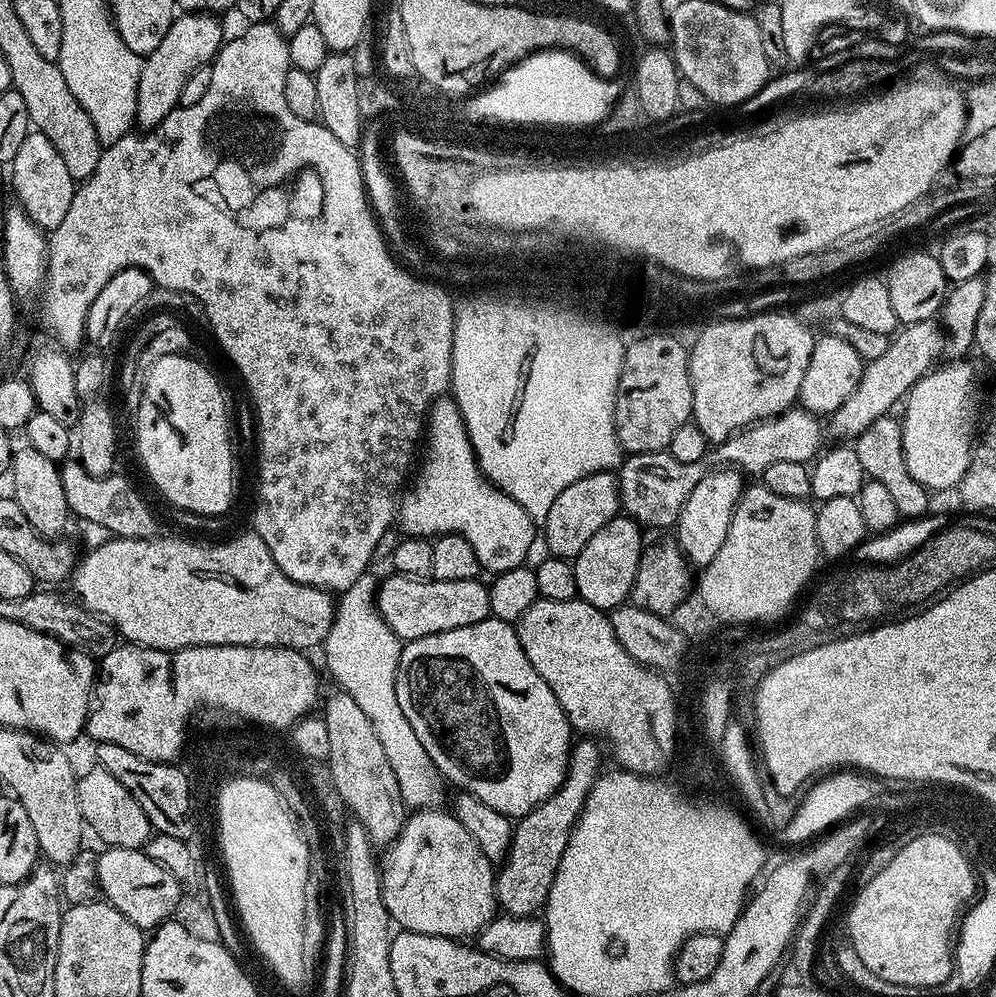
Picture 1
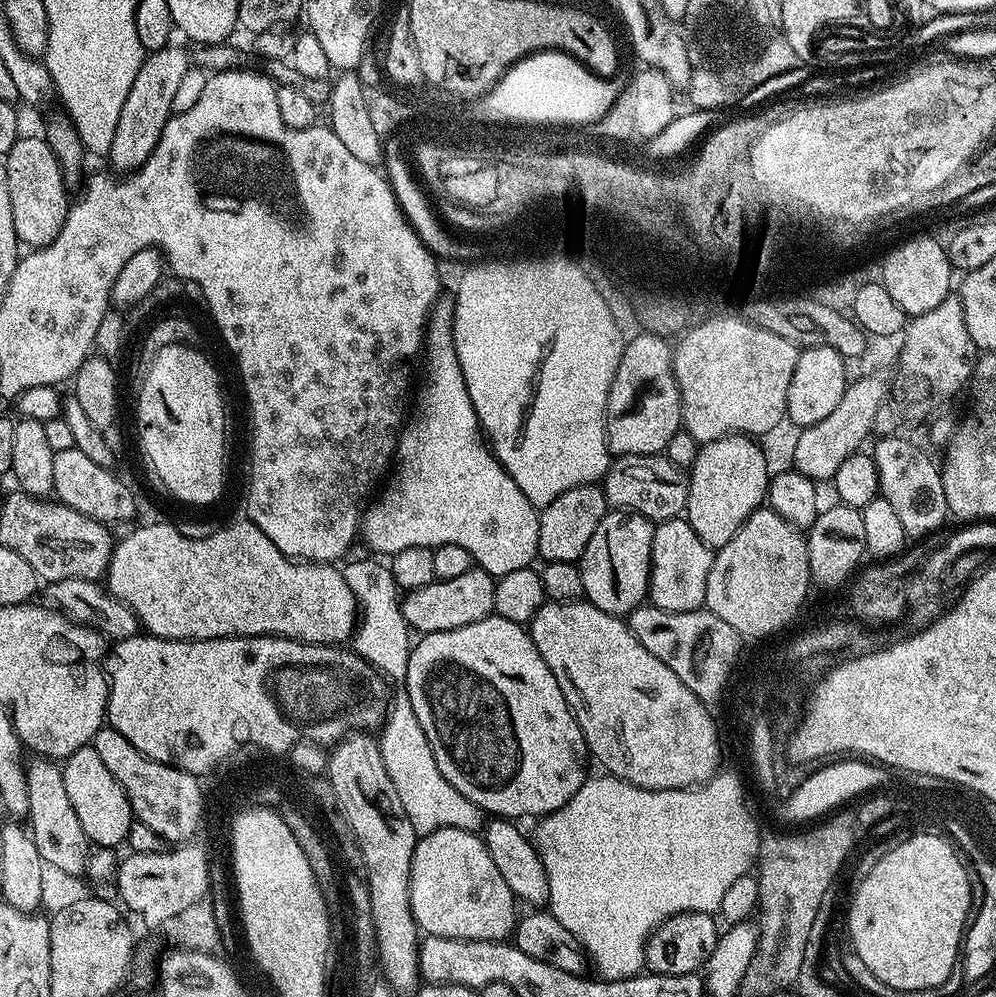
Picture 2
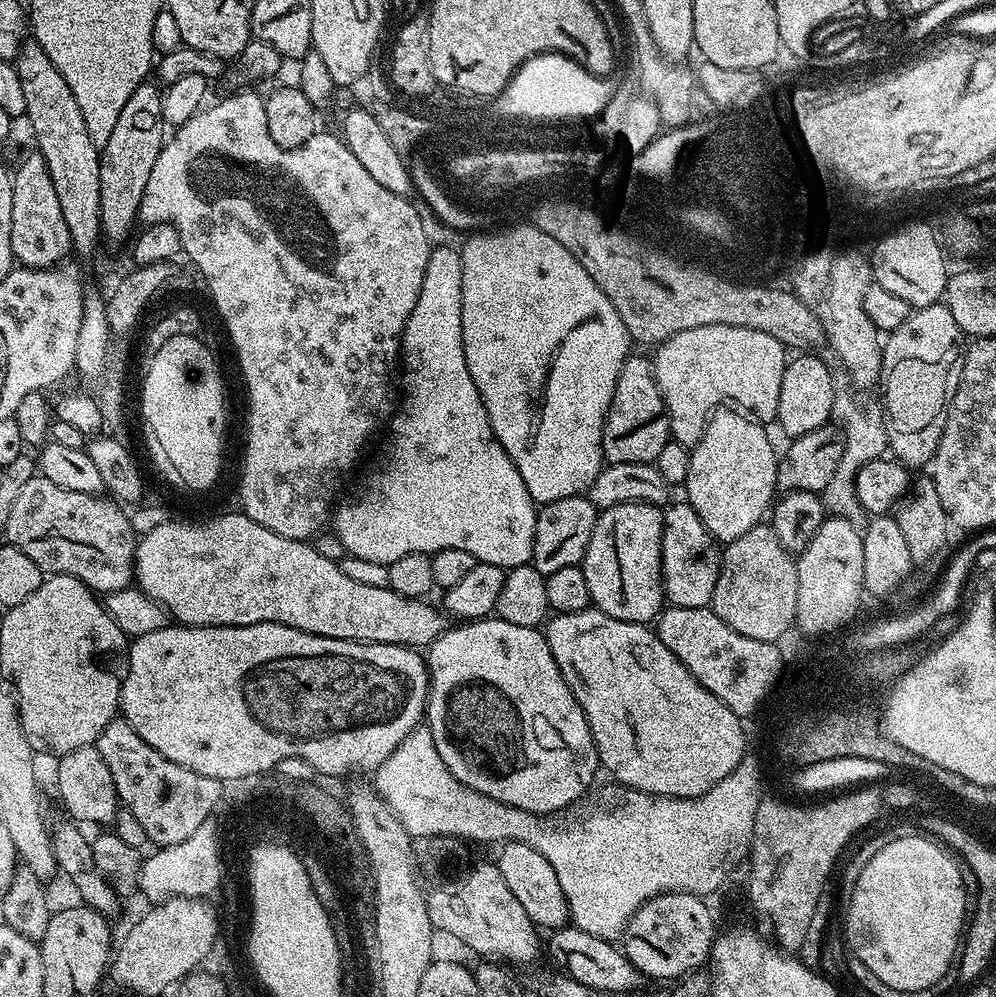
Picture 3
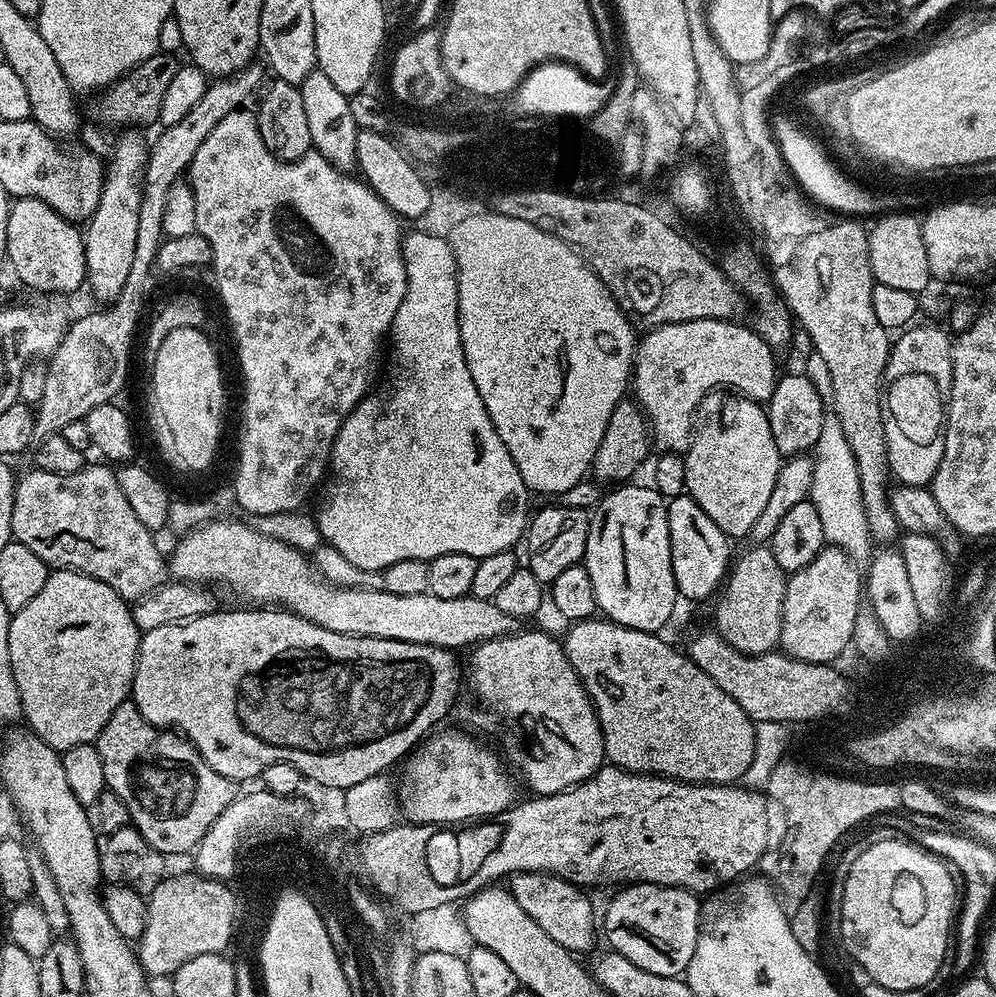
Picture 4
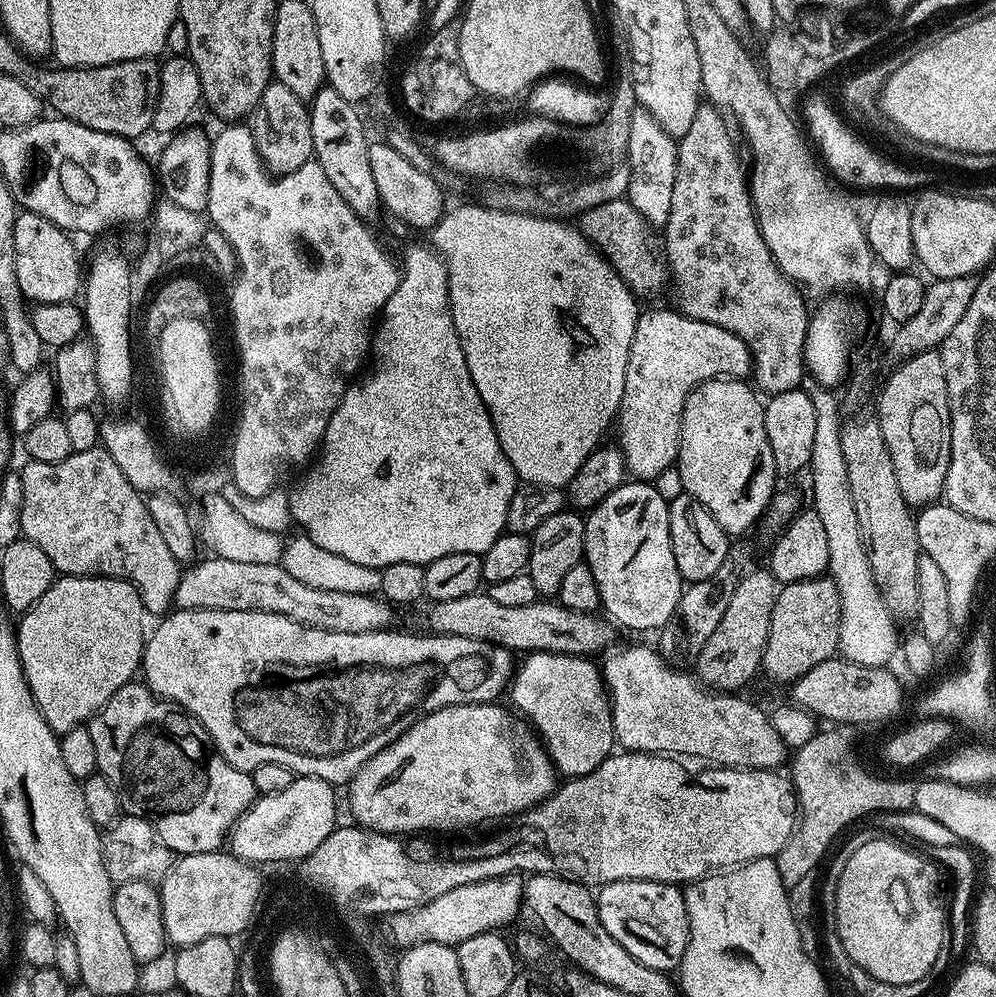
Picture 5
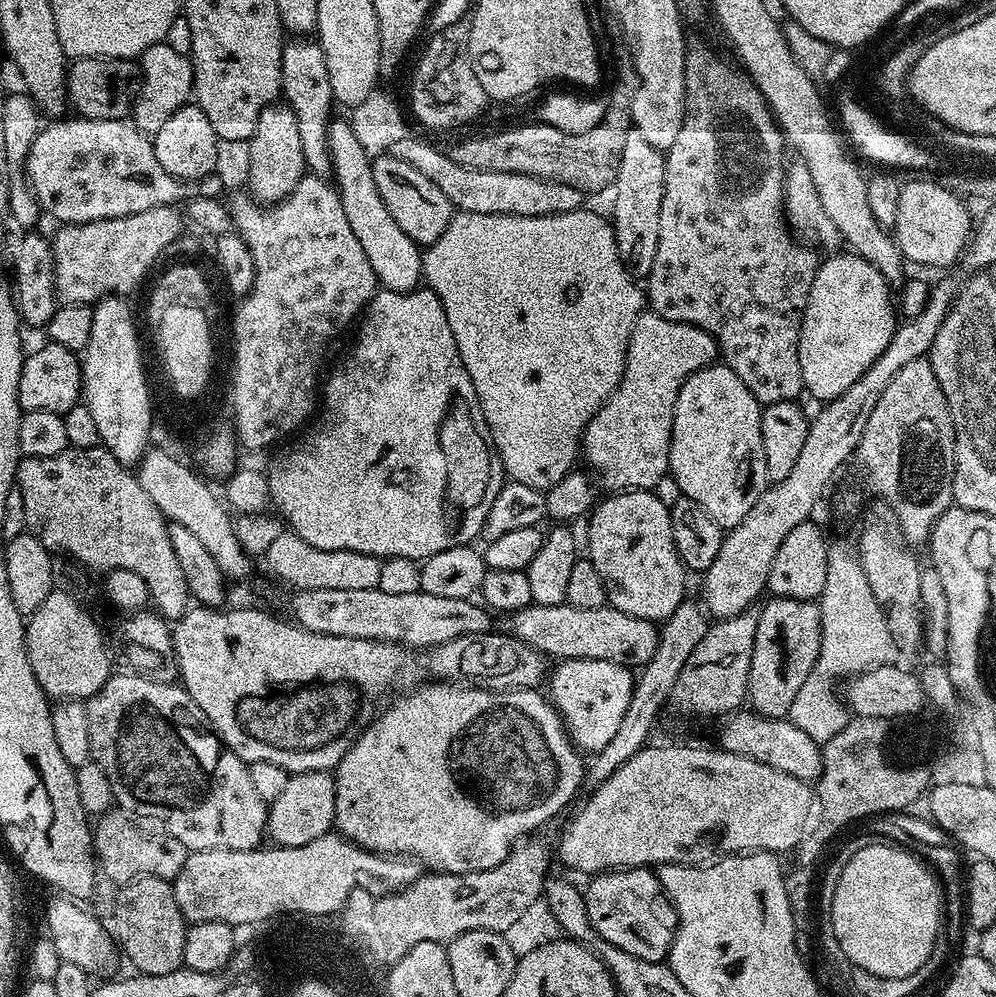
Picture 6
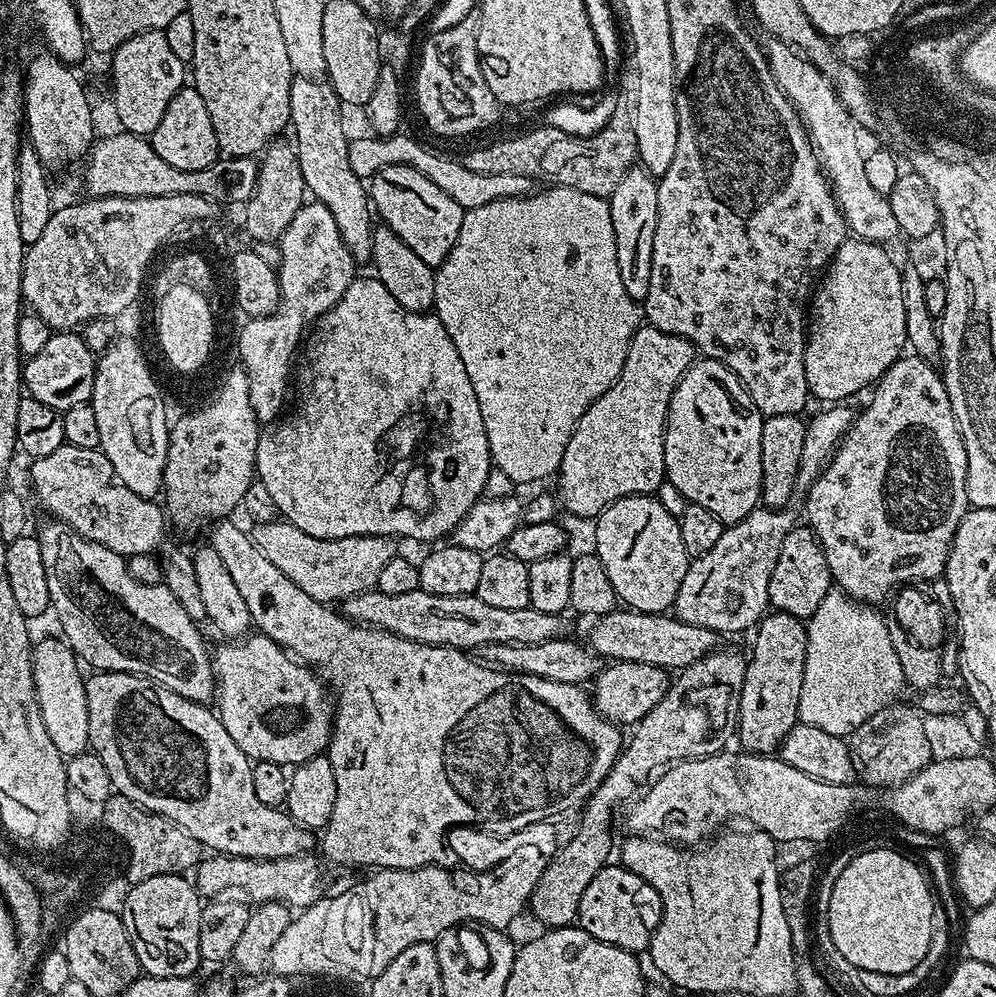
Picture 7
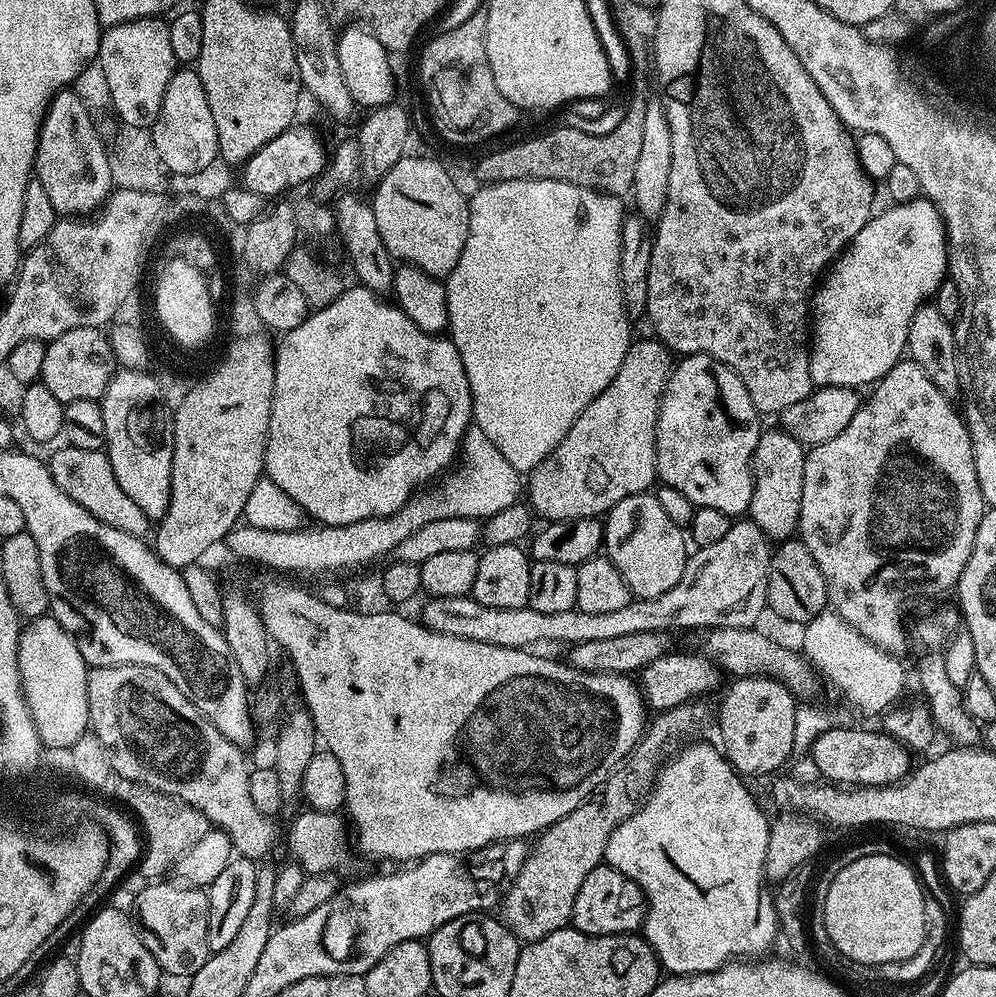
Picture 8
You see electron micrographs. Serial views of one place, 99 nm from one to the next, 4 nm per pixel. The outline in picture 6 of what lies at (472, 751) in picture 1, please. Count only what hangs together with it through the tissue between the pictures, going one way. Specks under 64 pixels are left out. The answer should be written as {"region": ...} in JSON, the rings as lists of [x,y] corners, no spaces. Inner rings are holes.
{"region":[[[562,660],[551,669],[546,692],[577,749],[595,754],[617,733],[630,706],[634,685],[632,672],[627,664],[605,660]]]}

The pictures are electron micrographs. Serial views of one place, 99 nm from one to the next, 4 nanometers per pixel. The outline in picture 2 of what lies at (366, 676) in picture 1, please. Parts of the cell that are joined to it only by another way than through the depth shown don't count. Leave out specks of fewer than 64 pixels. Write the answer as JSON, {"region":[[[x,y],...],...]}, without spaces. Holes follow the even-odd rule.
{"region":[[[376,560],[347,561],[342,568],[346,584],[359,602],[358,623],[350,641],[350,648],[381,673],[400,674],[408,666],[413,641],[408,640],[410,629],[400,612],[400,589],[394,582],[392,569],[387,563]],[[400,694],[397,700],[391,701],[388,715],[384,717],[378,732],[378,743],[386,774],[390,774],[390,782],[394,782],[394,791],[402,802],[402,810],[406,810],[406,818],[410,818],[416,833],[427,834],[439,828],[457,828],[475,833],[481,831],[480,807],[470,802],[470,798],[458,794],[458,790],[446,782],[442,770],[438,770],[430,742],[426,742],[426,734],[422,734],[422,726],[418,726],[418,718],[407,695]]]}

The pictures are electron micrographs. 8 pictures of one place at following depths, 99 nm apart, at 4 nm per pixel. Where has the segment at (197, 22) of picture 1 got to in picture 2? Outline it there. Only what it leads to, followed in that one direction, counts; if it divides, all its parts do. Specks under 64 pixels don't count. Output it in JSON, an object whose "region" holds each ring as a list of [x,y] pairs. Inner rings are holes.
{"region":[[[176,42],[169,43],[167,48],[145,55],[138,75],[134,77],[134,86],[130,86],[130,94],[126,94],[122,115],[118,118],[117,128],[114,129],[114,142],[110,142],[110,150],[106,157],[107,163],[112,163],[111,167],[117,173],[131,174],[135,172],[136,169],[143,166],[146,158],[150,158],[150,154],[154,154],[154,146],[158,146],[158,138],[162,138],[162,130],[166,126],[166,122],[174,115],[172,111],[174,94],[178,90],[178,85],[182,83],[182,74],[186,74],[188,67],[190,67],[189,49],[179,48]]]}

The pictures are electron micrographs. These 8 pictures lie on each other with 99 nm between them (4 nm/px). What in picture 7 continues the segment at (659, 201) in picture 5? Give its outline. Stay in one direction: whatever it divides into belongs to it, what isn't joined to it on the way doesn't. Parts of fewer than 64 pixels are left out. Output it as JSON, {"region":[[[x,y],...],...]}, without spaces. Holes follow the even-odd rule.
{"region":[[[634,166],[618,182],[612,196],[607,197],[610,206],[610,222],[614,222],[614,250],[618,250],[618,275],[622,278],[622,286],[626,294],[637,302],[646,298],[646,290],[650,290],[650,258],[654,254],[654,226],[658,226],[658,180],[642,166]]]}

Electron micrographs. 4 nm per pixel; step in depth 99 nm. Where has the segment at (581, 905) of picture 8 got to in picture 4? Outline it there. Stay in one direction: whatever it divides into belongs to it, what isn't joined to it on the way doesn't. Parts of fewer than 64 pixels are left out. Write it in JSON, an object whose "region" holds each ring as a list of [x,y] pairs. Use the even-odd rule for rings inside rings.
{"region":[[[632,882],[620,889],[621,892],[609,902],[608,909],[602,912],[602,932],[603,935],[604,932],[608,935],[607,947],[622,954],[622,958],[630,958],[634,966],[650,970],[650,974],[683,977],[698,946],[701,897],[685,888],[674,888],[670,885]]]}

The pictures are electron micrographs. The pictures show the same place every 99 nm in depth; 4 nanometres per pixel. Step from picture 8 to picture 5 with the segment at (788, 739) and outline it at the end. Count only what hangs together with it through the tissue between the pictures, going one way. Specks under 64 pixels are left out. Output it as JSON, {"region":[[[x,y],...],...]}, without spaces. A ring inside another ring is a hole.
{"region":[[[830,578],[803,580],[793,584],[783,585],[777,591],[774,610],[770,614],[770,626],[766,638],[766,648],[760,663],[763,675],[768,675],[776,684],[791,685],[806,670],[814,670],[824,660],[831,660],[837,655],[840,643],[838,642],[838,626],[840,625],[840,606],[838,590]]]}

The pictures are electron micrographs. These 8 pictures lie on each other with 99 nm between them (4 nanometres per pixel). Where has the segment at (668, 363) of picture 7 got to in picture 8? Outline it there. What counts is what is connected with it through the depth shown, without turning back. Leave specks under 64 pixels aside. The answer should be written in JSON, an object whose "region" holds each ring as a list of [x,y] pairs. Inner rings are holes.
{"region":[[[633,339],[622,366],[618,366],[614,382],[610,382],[610,386],[606,386],[606,390],[602,390],[602,394],[598,394],[598,398],[594,398],[582,414],[578,414],[566,438],[558,442],[553,452],[527,477],[526,500],[537,517],[545,516],[543,519],[548,522],[600,518],[615,504],[622,502],[622,498],[647,493],[657,483],[656,427],[668,374],[673,367],[673,353],[659,340]]]}

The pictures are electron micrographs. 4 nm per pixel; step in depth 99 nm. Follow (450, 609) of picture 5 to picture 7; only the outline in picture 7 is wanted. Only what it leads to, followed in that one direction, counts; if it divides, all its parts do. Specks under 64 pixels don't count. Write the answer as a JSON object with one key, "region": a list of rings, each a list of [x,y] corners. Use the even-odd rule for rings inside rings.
{"region":[[[617,610],[599,617],[593,624],[596,625],[587,643],[608,662],[644,662],[665,670],[679,670],[698,662],[698,658],[706,658],[718,647],[717,632],[706,630],[706,626],[690,626],[672,614]]]}

